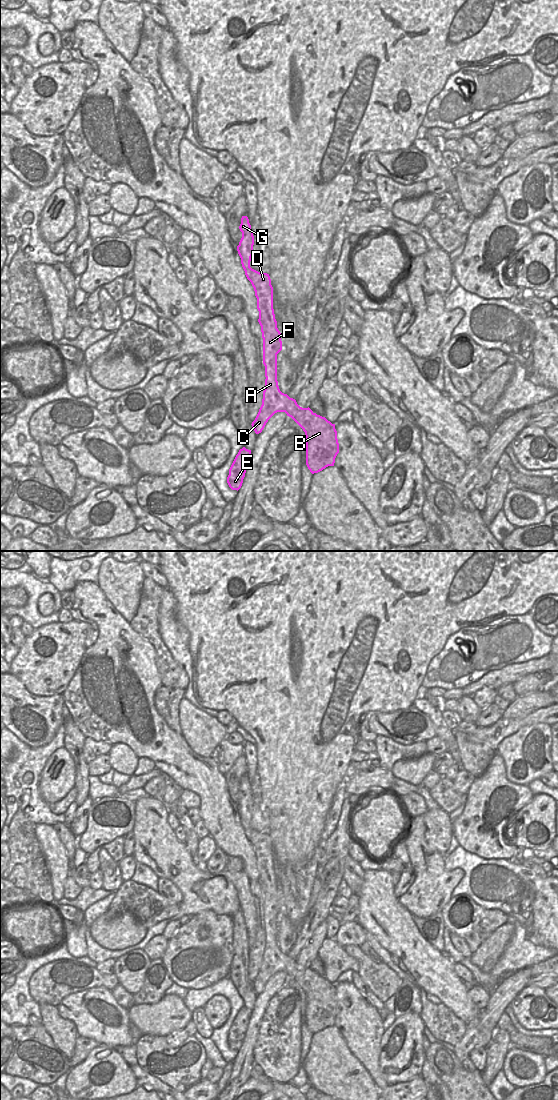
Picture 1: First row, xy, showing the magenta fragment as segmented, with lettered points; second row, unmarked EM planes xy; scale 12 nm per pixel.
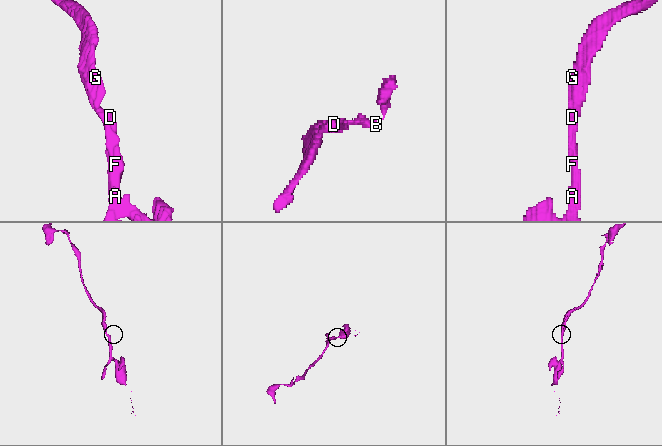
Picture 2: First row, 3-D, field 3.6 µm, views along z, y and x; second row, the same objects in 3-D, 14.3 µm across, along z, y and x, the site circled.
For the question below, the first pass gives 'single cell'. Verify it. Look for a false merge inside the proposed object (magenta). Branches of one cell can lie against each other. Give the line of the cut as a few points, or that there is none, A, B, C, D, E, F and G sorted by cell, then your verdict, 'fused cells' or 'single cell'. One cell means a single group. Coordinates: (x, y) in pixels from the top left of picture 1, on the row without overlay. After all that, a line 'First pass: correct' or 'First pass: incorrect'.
no cut | A B C D E F G | single cell
First pass: correct

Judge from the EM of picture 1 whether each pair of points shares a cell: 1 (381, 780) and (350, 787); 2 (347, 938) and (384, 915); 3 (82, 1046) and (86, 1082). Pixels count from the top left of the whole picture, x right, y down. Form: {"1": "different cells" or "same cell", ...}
{"1": "same cell", "2": "different cells", "3": "different cells"}

